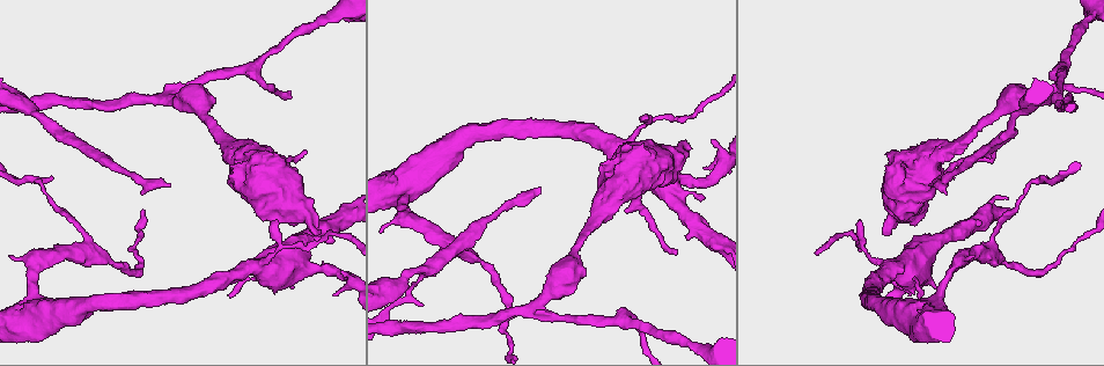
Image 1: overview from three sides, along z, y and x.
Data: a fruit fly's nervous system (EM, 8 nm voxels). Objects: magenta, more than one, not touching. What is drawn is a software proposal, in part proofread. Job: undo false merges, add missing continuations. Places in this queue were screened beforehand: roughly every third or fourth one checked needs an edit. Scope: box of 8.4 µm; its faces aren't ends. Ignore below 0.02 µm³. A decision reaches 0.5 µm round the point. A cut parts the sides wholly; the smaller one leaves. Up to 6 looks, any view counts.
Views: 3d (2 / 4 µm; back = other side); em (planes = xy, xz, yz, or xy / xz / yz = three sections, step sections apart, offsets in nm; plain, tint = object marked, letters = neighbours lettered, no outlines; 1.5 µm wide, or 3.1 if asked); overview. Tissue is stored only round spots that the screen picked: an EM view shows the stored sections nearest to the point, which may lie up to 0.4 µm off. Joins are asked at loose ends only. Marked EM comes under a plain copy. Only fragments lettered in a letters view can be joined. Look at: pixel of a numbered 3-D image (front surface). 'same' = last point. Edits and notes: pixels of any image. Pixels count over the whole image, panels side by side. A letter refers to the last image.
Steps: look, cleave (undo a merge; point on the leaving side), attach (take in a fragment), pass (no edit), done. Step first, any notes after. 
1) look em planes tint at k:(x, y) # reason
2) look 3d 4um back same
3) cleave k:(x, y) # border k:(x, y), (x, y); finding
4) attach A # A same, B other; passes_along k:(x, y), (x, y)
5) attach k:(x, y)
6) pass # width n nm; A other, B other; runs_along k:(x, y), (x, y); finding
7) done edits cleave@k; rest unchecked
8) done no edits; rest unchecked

look 3d 4um at 1:(319, 230) # stops while still wide

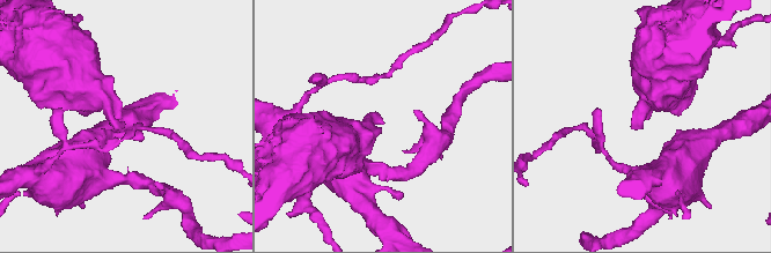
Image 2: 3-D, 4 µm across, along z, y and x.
look em planes letters at 2:(384, 123) # shape alone is not enough

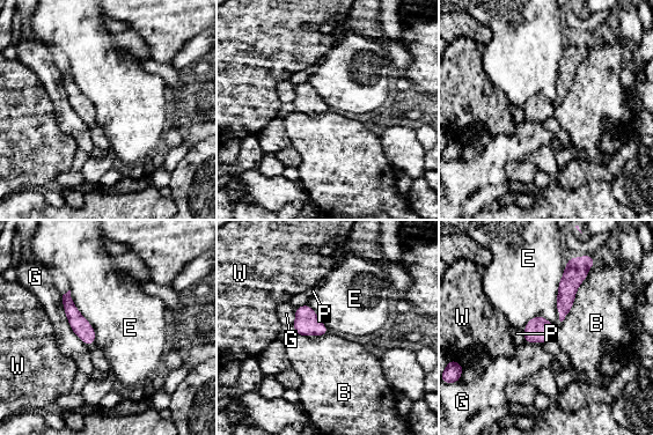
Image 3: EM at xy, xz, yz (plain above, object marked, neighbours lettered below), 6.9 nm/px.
pass # B other, E other, G other, P other, W other; border 3:(70, 289), (95, 343); no lettered fragment goes on from it

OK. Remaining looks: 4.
look em planes tint at 1:(33, 272) # branch point

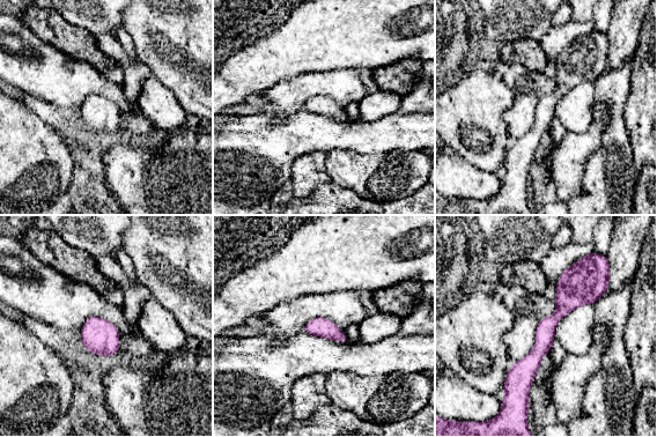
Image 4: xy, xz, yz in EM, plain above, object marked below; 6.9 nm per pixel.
look em planes letters same

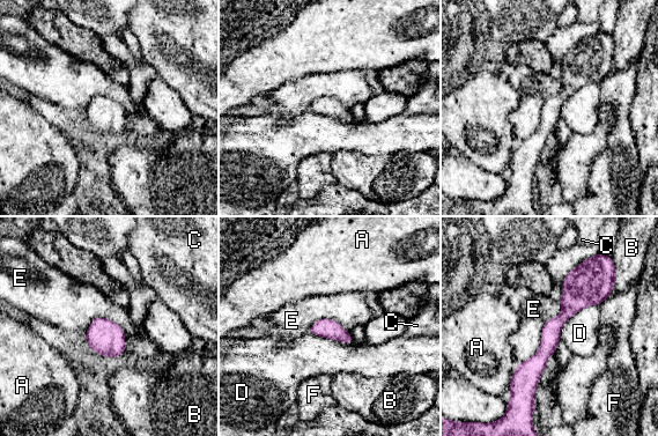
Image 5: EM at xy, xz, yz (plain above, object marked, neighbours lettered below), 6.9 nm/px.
pass # A other, B other, C other, D other, E other, F other; runs_along 5:(583, 266), (527, 392); continuous, no second neuron

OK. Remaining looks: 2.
look 3d 4um at 1:(1027, 108) # calibre changes

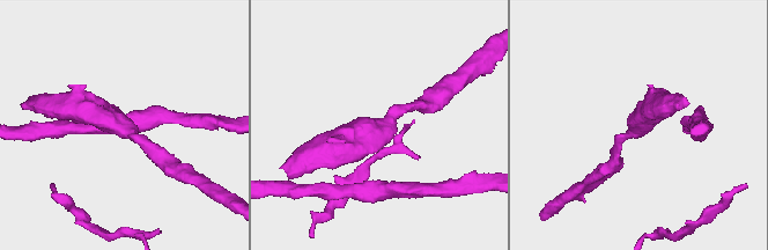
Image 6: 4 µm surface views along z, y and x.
look em planes letters at 6:(121, 128) # arm_widths 170, 400 nm; shape alone is not enough

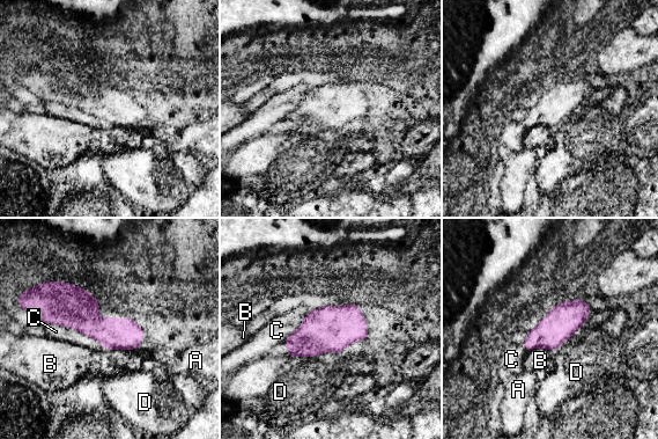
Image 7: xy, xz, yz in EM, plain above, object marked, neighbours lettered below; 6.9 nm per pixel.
pass # A other, B other, C other, D other; border 7:(340, 353), (286, 356); all the same neuron

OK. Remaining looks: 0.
done no edits; rest unchecked

